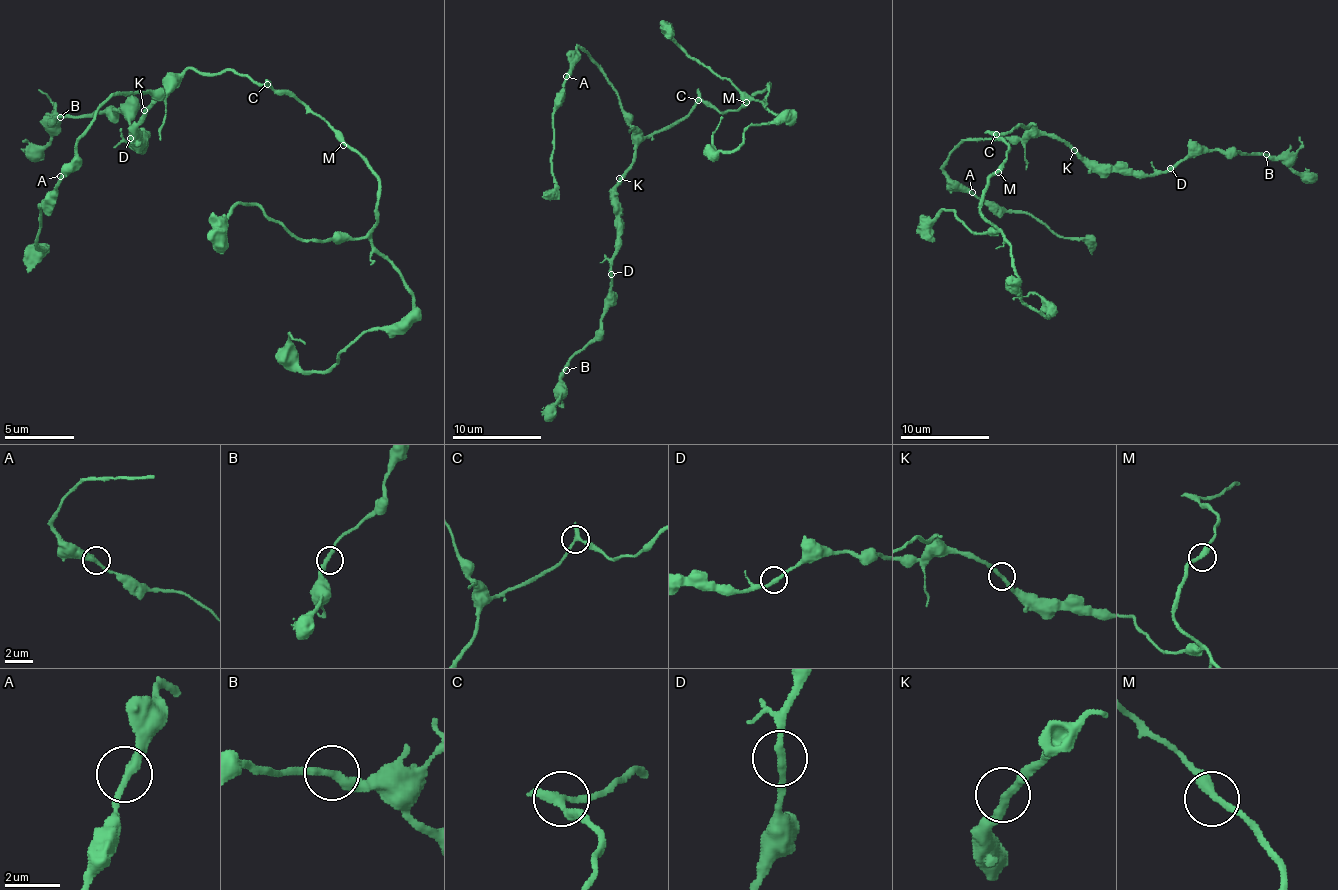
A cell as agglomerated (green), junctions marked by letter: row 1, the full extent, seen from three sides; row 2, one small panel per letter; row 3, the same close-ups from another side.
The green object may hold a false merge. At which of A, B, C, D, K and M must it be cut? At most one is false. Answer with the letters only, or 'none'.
none

